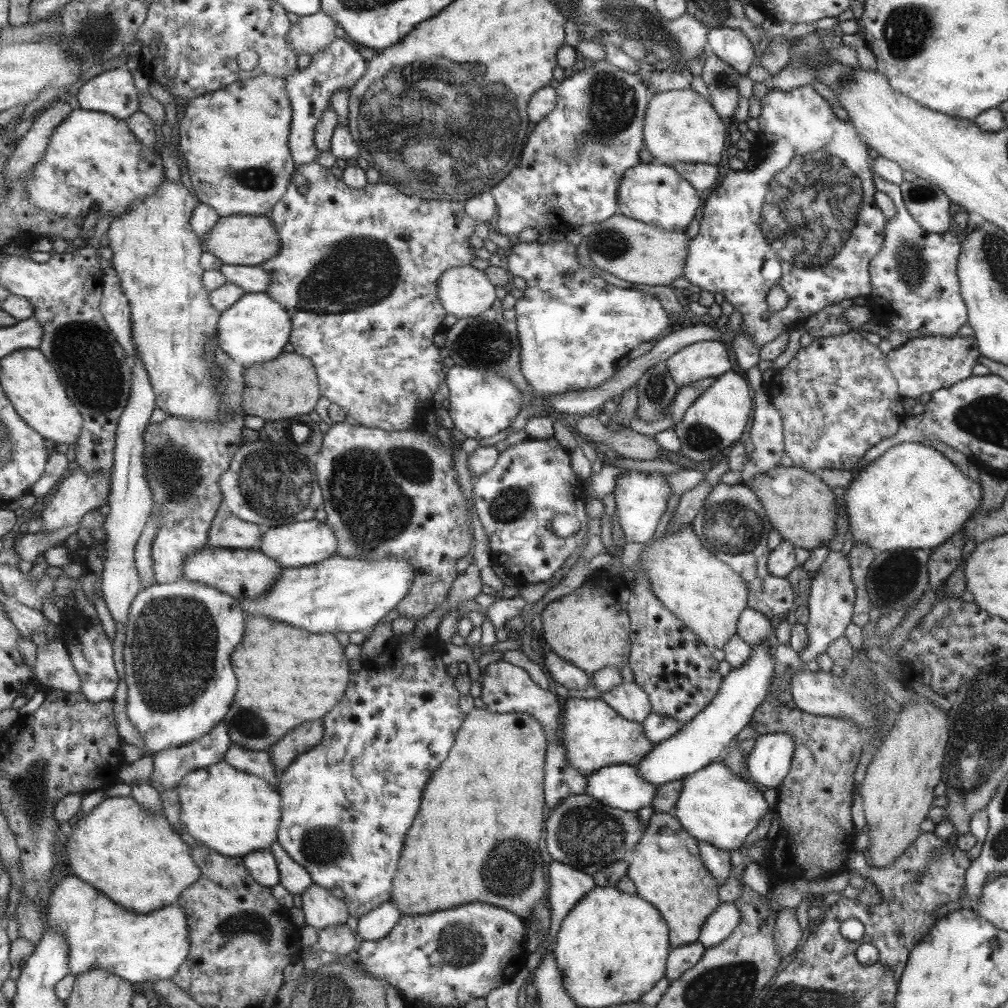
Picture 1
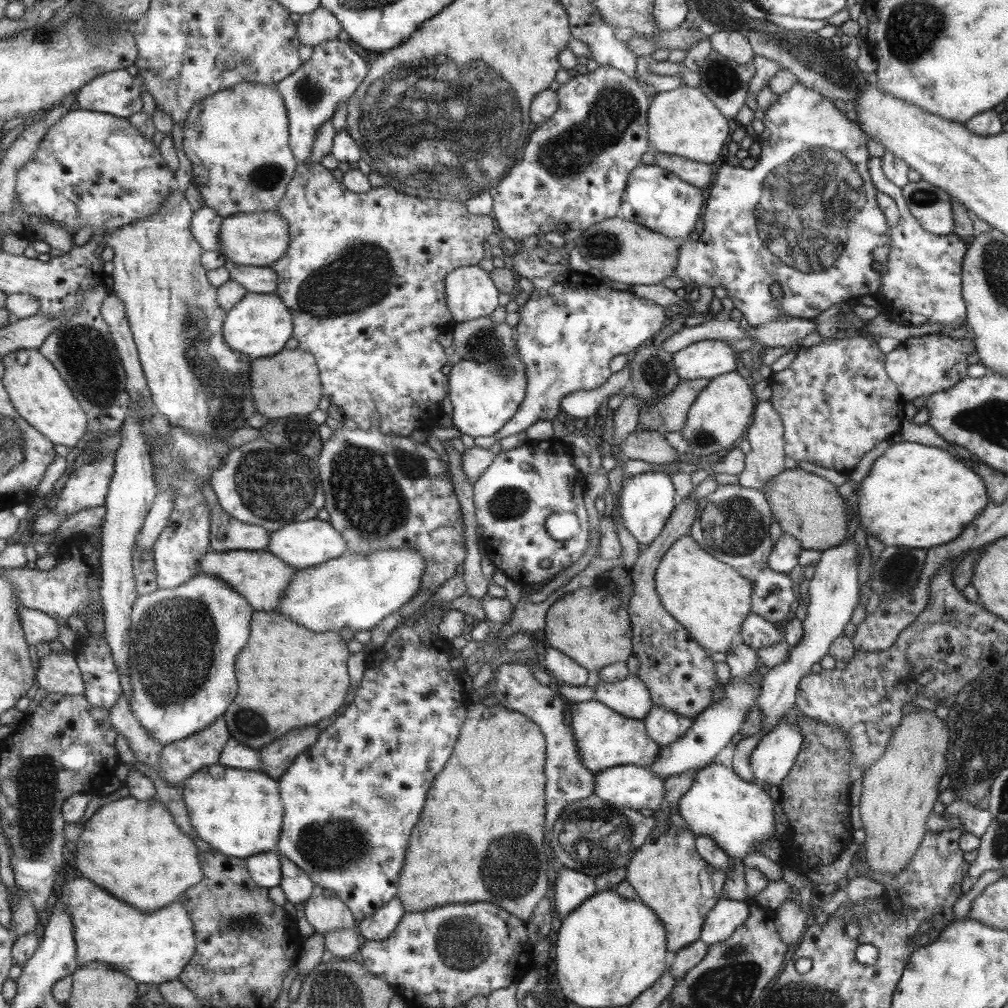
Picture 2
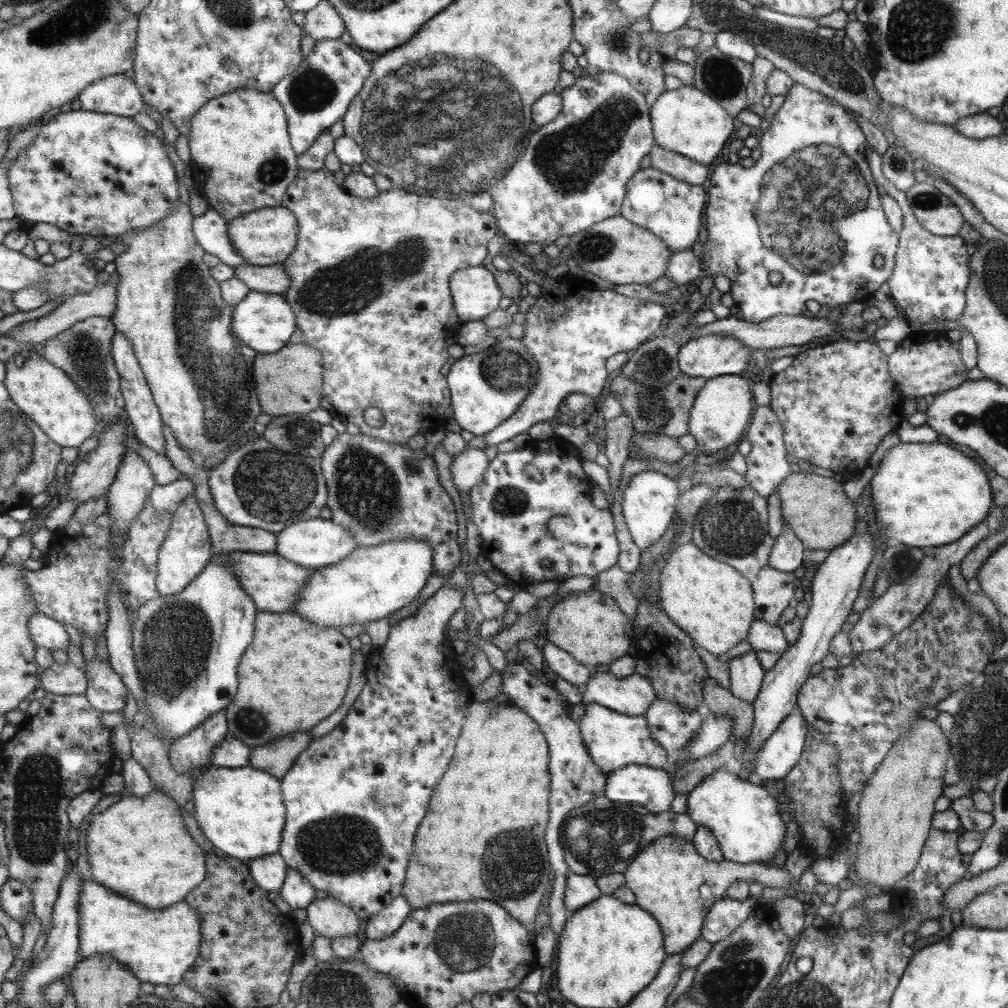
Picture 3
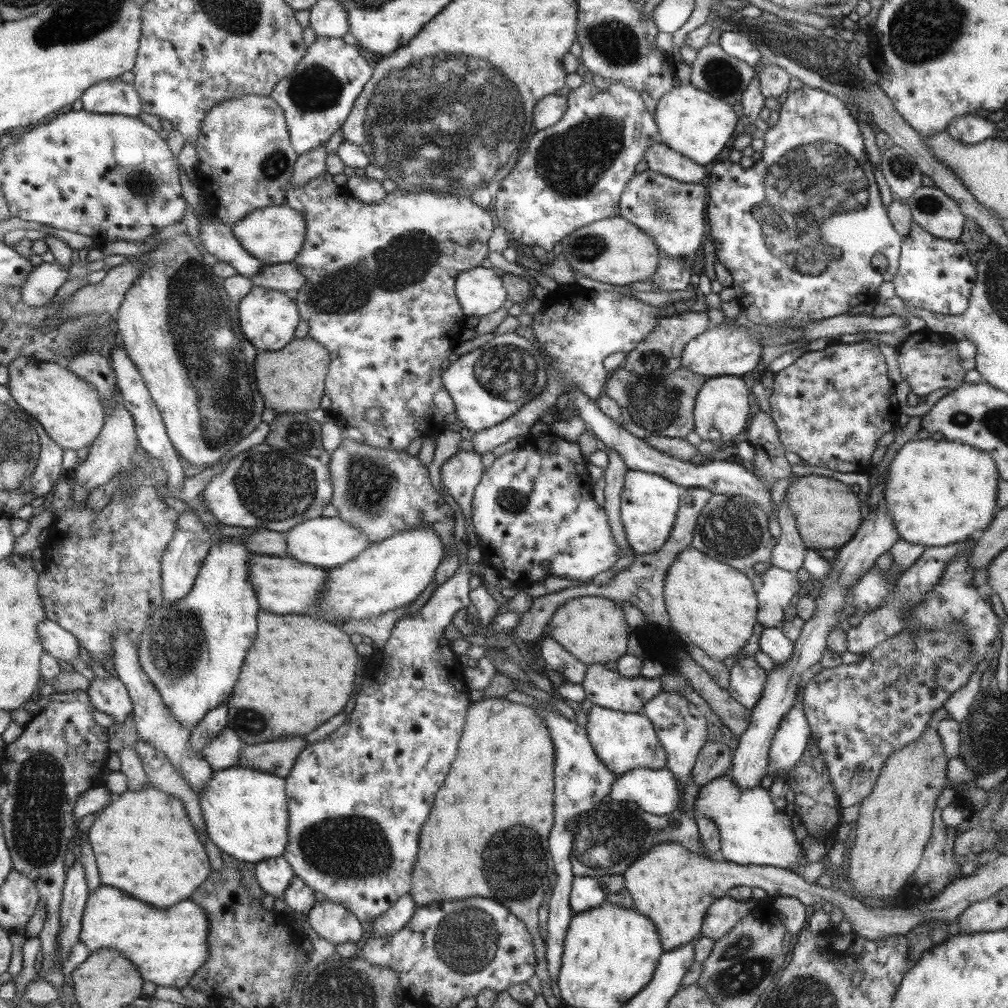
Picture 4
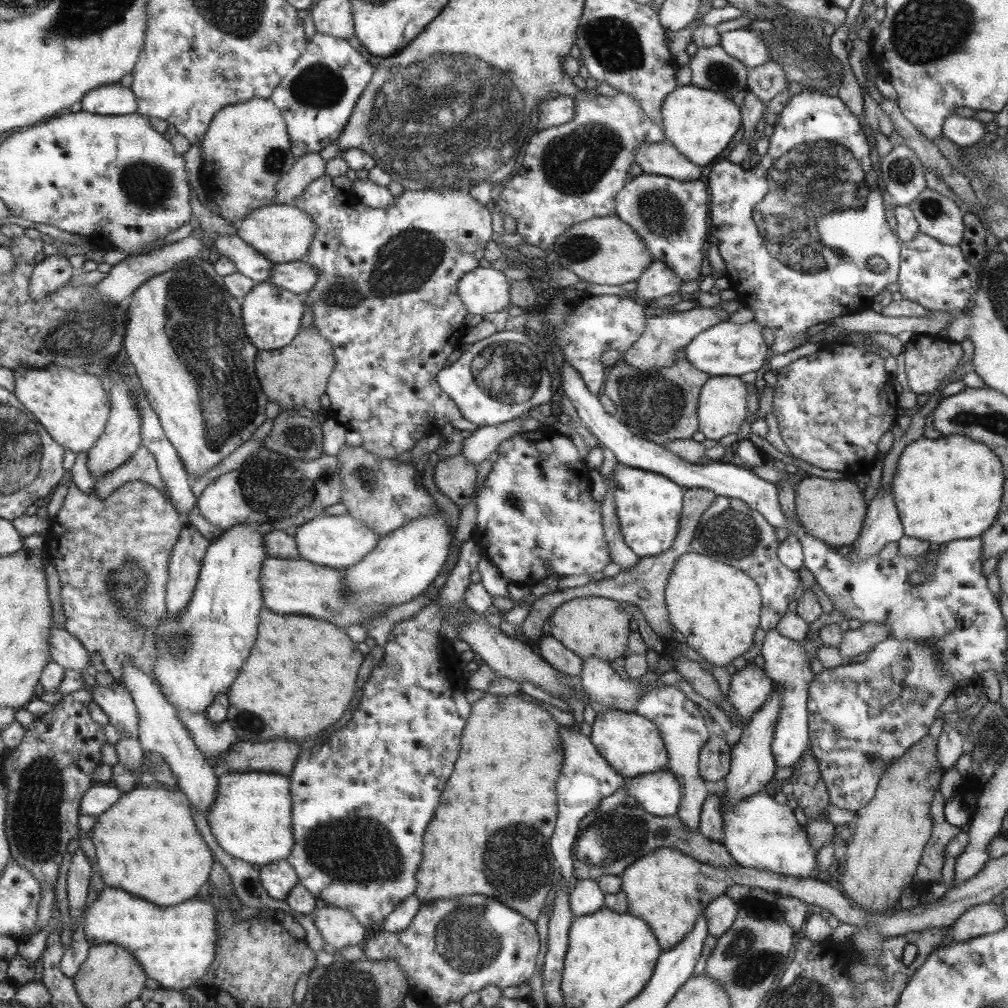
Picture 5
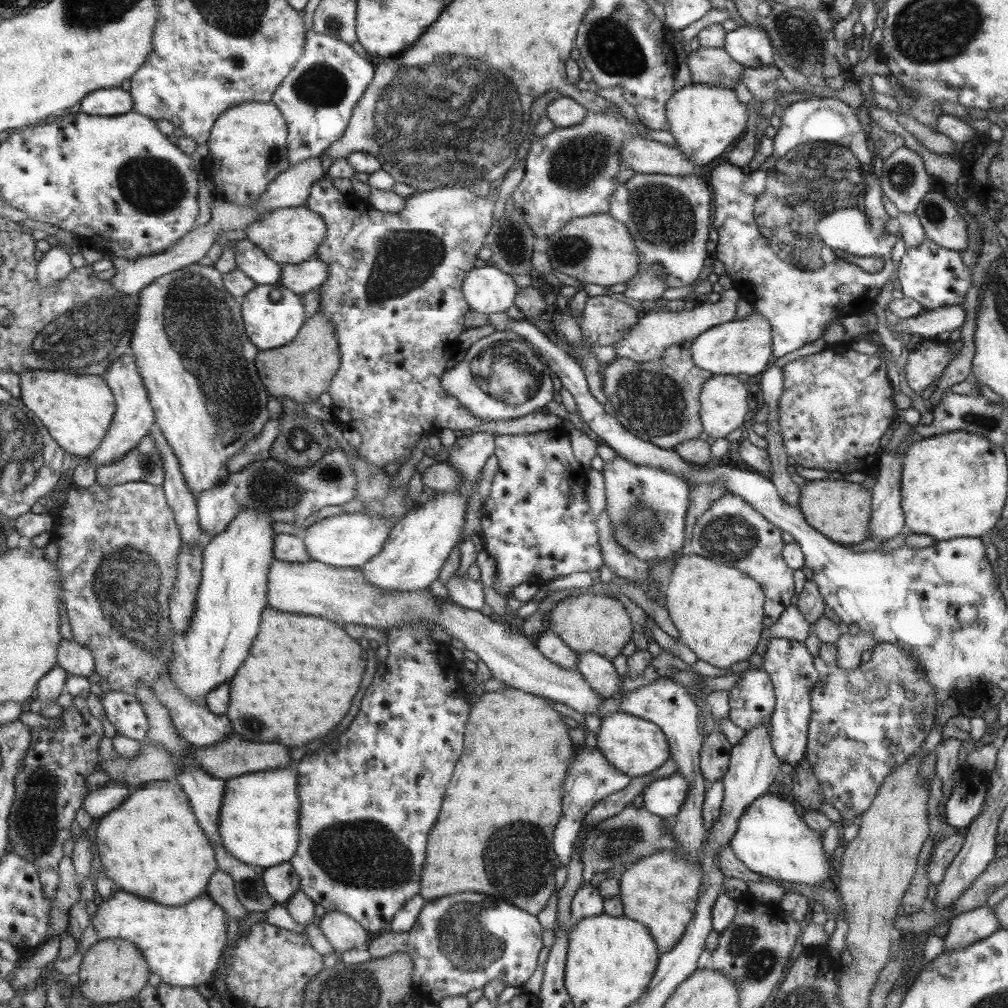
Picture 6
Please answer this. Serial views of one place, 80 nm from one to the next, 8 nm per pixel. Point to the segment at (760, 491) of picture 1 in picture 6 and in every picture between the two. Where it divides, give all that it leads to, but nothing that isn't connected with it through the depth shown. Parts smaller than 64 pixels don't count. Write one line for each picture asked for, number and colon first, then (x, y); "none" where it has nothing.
2: (806, 507)
3: (814, 507)
4: (826, 515)
5: (831, 510)
6: (838, 509)

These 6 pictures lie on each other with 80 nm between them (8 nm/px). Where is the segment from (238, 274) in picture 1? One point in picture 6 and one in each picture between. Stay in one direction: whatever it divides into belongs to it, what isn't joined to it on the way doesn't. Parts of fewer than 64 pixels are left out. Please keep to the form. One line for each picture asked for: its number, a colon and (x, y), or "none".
2: (264, 280)
3: (273, 279)
4: (285, 277)
5: (299, 276)
6: (300, 278)

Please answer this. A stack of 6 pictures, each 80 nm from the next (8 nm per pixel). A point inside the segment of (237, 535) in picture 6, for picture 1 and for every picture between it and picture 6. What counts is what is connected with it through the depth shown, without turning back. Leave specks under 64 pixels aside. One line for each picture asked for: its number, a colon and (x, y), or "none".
1: (177, 654)
2: (184, 641)
3: (187, 646)
4: (193, 650)
5: (199, 656)

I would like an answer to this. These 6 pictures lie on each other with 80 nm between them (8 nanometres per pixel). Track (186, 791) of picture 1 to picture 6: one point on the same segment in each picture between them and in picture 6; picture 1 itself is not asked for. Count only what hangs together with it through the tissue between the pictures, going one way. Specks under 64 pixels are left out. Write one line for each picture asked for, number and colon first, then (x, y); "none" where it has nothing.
2: (240, 813)
3: (241, 811)
4: (246, 811)
5: (252, 816)
6: (259, 822)

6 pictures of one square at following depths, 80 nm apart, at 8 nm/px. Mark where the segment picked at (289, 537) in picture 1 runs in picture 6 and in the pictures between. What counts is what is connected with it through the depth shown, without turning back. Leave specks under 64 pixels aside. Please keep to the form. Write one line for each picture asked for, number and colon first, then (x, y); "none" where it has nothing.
2: (304, 544)
3: (315, 543)
4: (325, 542)
5: (336, 542)
6: (349, 540)

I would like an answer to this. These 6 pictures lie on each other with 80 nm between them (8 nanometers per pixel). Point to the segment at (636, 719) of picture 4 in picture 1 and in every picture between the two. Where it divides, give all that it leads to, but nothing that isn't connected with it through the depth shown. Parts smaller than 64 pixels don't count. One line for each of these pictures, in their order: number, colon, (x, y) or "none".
1: (594, 735)
2: (604, 739)
3: (613, 740)

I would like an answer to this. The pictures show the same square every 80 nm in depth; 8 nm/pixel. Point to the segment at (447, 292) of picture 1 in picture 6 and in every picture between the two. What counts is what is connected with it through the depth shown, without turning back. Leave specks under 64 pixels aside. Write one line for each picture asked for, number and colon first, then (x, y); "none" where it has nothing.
2: (470, 293)
3: (475, 294)
4: (480, 292)
5: (484, 290)
6: (487, 289)

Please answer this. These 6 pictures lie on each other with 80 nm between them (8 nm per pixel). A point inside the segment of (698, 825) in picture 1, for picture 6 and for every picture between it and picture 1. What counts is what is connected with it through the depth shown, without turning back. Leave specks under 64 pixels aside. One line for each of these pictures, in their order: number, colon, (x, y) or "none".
2: (738, 817)
3: (742, 817)
4: (751, 832)
5: (758, 833)
6: (770, 840)

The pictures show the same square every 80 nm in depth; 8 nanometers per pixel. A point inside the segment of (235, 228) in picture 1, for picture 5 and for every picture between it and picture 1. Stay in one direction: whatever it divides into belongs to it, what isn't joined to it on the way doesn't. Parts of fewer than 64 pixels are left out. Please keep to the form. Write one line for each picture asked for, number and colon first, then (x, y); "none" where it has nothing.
2: (259, 239)
3: (265, 237)
4: (275, 235)
5: (283, 233)

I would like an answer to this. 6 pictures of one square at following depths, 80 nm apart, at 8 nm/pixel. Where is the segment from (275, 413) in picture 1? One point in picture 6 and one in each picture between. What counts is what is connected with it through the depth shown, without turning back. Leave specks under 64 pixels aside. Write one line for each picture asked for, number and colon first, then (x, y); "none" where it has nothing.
2: (287, 384)
3: (291, 381)
4: (292, 380)
5: (293, 377)
6: (301, 371)

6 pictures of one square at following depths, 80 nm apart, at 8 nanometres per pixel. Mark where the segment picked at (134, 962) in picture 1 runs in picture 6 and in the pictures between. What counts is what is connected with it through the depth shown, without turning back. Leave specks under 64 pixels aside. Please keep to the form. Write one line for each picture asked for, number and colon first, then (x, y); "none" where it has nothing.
2: (153, 947)
3: (159, 945)
4: (168, 946)
5: (176, 945)
6: (183, 945)

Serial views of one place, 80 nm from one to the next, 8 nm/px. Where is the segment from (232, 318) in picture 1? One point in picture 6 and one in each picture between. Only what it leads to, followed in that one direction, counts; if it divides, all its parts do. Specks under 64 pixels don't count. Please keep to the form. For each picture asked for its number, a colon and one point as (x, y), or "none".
2: (260, 325)
3: (264, 322)
4: (269, 318)
5: (272, 316)
6: (274, 314)

